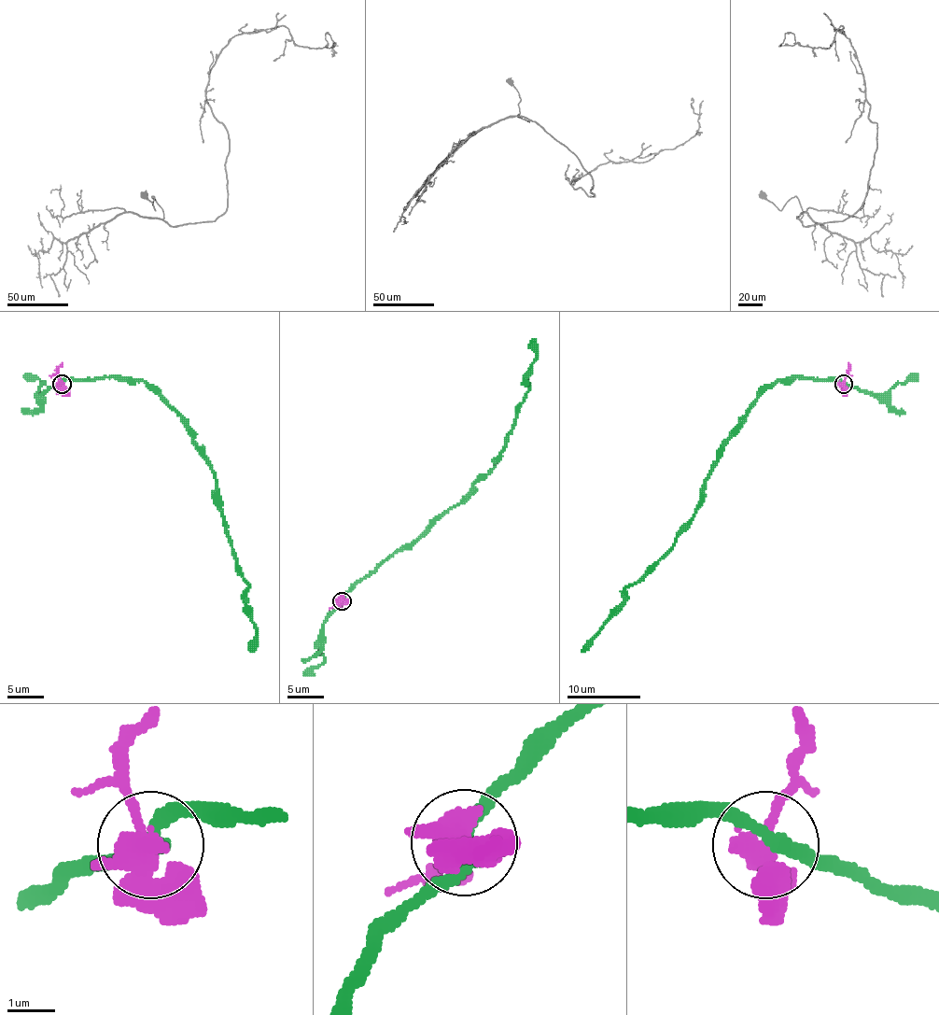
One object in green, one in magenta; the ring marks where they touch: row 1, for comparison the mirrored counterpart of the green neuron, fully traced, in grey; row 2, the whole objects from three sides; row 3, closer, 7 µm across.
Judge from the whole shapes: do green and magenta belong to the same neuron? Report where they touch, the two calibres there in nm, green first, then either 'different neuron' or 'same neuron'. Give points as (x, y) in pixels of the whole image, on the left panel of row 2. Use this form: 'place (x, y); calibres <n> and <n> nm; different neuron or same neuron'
place (62, 384); calibres 280 and 400 nm; different neuron

